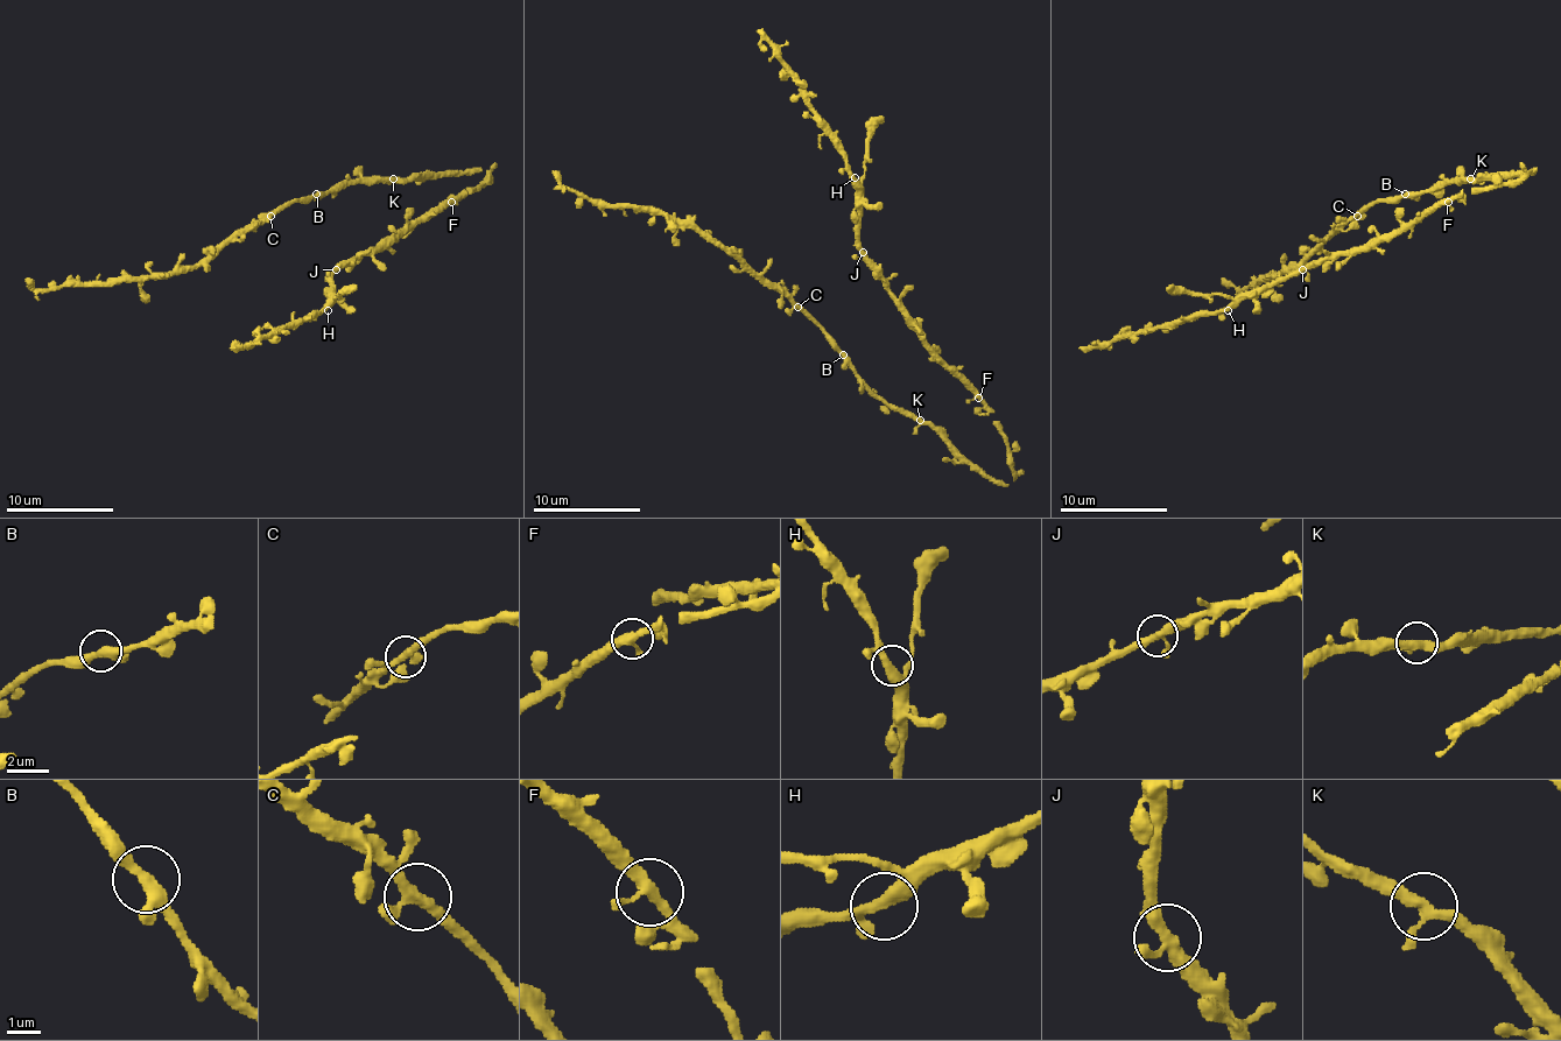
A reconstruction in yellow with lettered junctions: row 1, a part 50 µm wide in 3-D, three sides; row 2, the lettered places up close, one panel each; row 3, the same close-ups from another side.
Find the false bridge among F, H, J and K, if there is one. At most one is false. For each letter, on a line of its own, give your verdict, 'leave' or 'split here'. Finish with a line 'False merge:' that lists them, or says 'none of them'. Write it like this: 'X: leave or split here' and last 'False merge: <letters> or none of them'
F: leave
H: leave
J: leave
K: leave
False merge: none of them

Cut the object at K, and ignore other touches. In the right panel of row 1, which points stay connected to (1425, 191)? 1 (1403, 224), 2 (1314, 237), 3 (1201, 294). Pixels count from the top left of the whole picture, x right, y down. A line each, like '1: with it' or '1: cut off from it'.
1: cut off from it
2: with it
3: cut off from it

